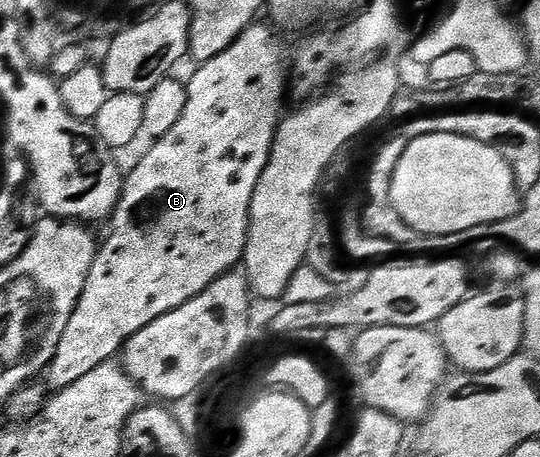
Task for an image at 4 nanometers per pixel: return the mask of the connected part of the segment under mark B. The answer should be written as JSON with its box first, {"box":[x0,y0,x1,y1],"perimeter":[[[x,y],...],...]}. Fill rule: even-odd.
{"box":[44,23,288,391],"perimeter":[[[255,23],[248,26],[229,47],[220,51],[220,55],[216,55],[216,59],[208,59],[197,66],[198,70],[186,81],[188,104],[184,106],[180,120],[172,126],[172,131],[168,131],[168,135],[157,138],[151,144],[154,146],[135,163],[131,173],[125,174],[122,197],[118,200],[118,206],[115,207],[108,221],[110,234],[107,235],[106,242],[103,240],[99,244],[98,253],[92,263],[92,271],[88,271],[84,291],[76,303],[76,311],[72,311],[72,319],[68,319],[68,327],[64,327],[64,335],[60,335],[60,347],[56,347],[56,355],[45,370],[44,381],[51,390],[57,391],[64,387],[72,387],[72,383],[76,383],[76,379],[80,379],[83,375],[88,375],[88,371],[100,367],[108,360],[117,358],[126,340],[136,335],[136,331],[148,327],[148,323],[160,319],[160,315],[168,311],[176,311],[176,307],[200,295],[200,291],[207,289],[213,281],[220,279],[225,273],[231,272],[243,260],[246,236],[250,226],[252,195],[256,191],[256,183],[260,183],[260,175],[264,175],[264,167],[270,158],[270,148],[274,146],[274,134],[278,131],[280,114],[283,112],[282,96],[286,93],[286,85],[288,89],[288,53],[282,50],[282,45],[278,42],[277,35],[279,34],[269,24],[266,25]]]}

